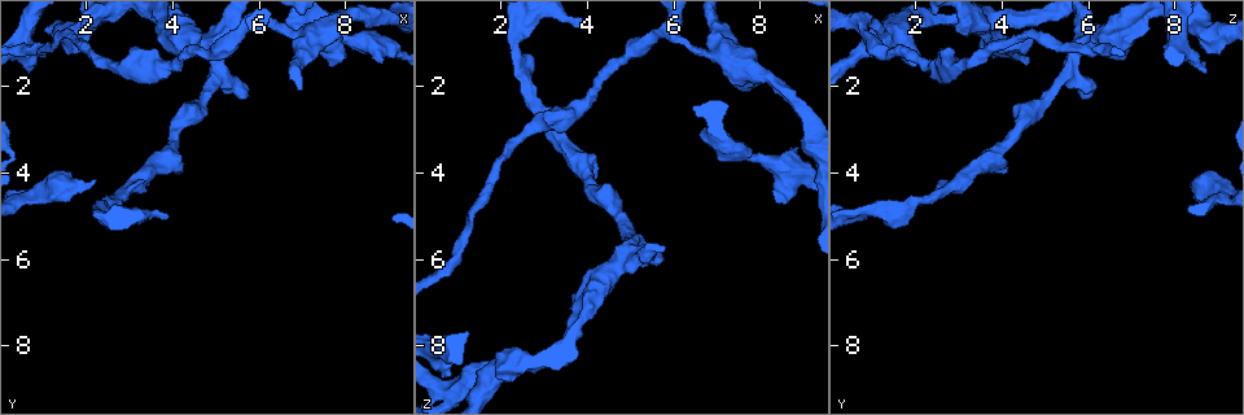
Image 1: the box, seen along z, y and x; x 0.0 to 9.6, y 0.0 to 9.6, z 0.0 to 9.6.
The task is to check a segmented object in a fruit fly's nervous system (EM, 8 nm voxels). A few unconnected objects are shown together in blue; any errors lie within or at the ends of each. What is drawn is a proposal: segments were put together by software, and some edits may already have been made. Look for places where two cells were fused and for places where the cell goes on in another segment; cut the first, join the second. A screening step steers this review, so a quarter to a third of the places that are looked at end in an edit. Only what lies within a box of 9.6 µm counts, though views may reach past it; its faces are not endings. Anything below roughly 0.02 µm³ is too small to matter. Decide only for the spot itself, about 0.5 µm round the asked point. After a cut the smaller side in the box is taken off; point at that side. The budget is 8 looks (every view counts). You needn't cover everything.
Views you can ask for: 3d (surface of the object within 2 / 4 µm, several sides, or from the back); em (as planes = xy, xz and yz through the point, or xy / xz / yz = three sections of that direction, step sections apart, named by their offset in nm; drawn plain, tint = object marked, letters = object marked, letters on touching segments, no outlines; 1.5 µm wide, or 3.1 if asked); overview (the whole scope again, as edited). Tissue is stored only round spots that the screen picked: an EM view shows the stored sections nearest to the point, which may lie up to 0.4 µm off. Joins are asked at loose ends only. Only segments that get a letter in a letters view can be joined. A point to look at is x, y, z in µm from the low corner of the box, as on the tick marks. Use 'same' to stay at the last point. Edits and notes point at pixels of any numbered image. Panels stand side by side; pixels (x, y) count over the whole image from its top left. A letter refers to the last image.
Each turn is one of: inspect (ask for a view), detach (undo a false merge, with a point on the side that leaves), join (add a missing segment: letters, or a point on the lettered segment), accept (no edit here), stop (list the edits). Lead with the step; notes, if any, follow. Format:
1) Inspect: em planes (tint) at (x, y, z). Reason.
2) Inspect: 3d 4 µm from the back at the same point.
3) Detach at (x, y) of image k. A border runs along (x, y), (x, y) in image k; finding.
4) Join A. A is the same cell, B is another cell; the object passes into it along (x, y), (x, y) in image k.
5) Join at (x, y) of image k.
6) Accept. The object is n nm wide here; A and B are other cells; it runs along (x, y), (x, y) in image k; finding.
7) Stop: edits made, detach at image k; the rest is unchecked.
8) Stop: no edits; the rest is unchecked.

Inspect: em planes (letters) at (0.90, 1.50, 8.65). An open end.

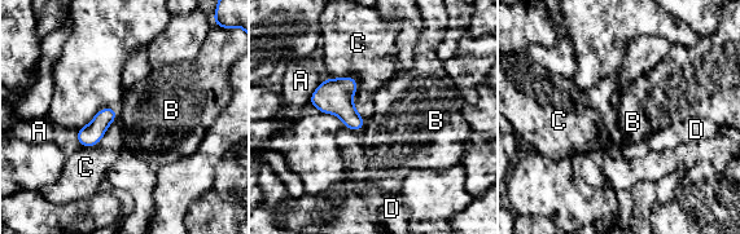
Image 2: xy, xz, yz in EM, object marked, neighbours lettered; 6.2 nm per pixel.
Join at (351, 144) of image 2. D is the same cell, A, B and C are other cells; the cell continues.

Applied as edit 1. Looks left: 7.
Inspect: 3d 4 µm at (5.10, 1.70, 5.60). Branch point.

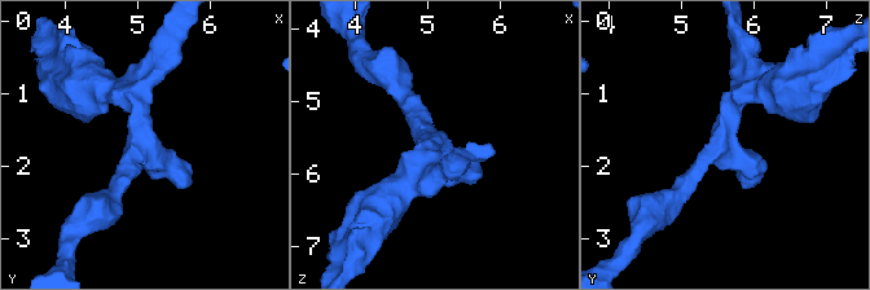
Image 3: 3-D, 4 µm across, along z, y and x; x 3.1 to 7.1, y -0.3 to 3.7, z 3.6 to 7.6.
Inspect: em xz step 4 (tint) at (5.10, 1.65, 5.55). 3 arms meet here; the arms are 220, 300, 300 nm wide; now the EM.

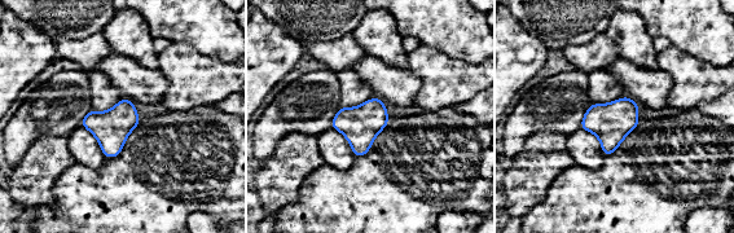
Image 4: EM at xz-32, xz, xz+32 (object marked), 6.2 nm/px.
Inspect: em planes (letters) at the same point.

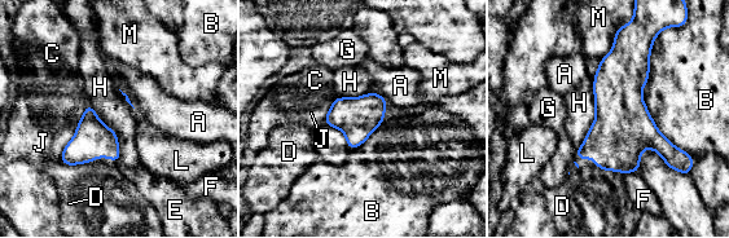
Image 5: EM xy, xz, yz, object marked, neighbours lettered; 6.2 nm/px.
Accept. A, B, C, D, E, F, G, H, J, L and M are other cells; a border runs along (594, 75), (594, 120), (576, 150) in image 5; one cell here.

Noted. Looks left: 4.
Inspect: 3d 2 µm at (8.85, 1.50, 3.45). Free end.

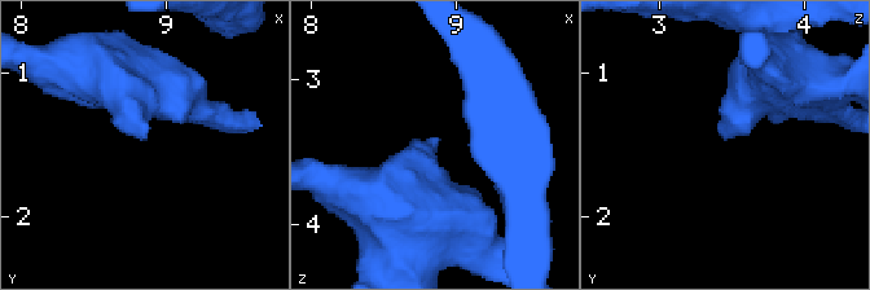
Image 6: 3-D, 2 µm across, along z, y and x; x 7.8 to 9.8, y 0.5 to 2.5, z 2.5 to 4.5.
Inspect: em planes (tint) at (8.84, 1.46, 3.44).

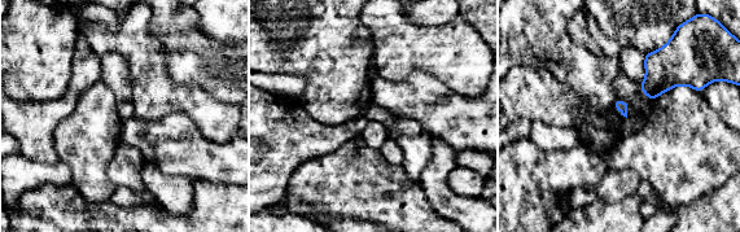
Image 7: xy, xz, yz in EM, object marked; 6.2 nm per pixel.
Inspect: em planes (letters) at the same point. What lies round it.

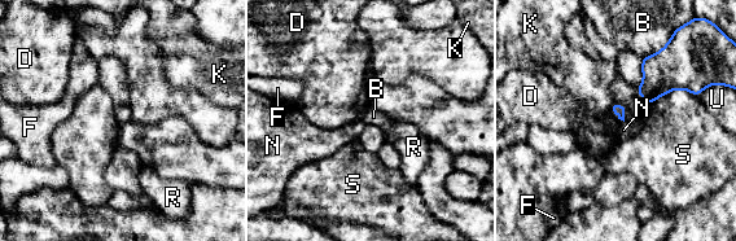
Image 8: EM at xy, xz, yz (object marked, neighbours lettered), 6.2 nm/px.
Accept. The longest contact is with S, 320 nm; B, D, F, K, N, R, S and U are other cells; no lettered segment goes on from it.

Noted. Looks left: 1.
Stop: edits made, join at image 2; the rest is unchecked.

